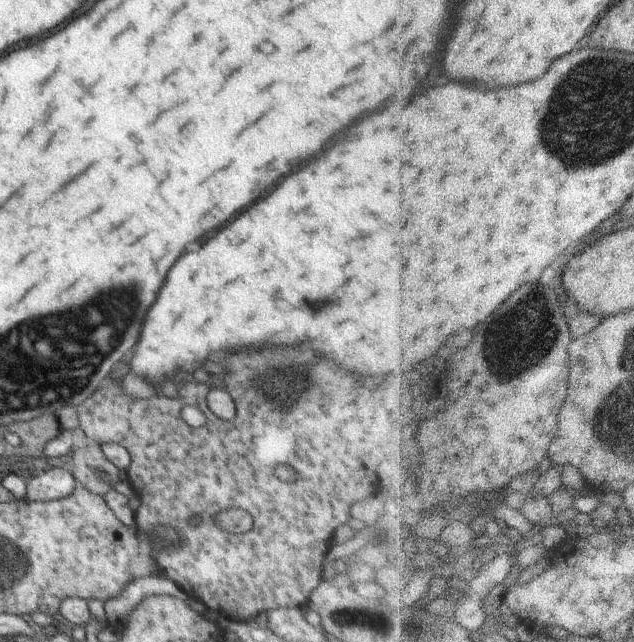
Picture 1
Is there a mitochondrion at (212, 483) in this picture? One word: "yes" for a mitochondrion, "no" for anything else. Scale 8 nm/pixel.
yes

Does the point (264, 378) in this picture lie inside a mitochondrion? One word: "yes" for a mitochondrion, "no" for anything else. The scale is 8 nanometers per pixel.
yes

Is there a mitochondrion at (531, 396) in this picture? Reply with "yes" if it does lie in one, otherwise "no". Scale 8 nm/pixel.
no

